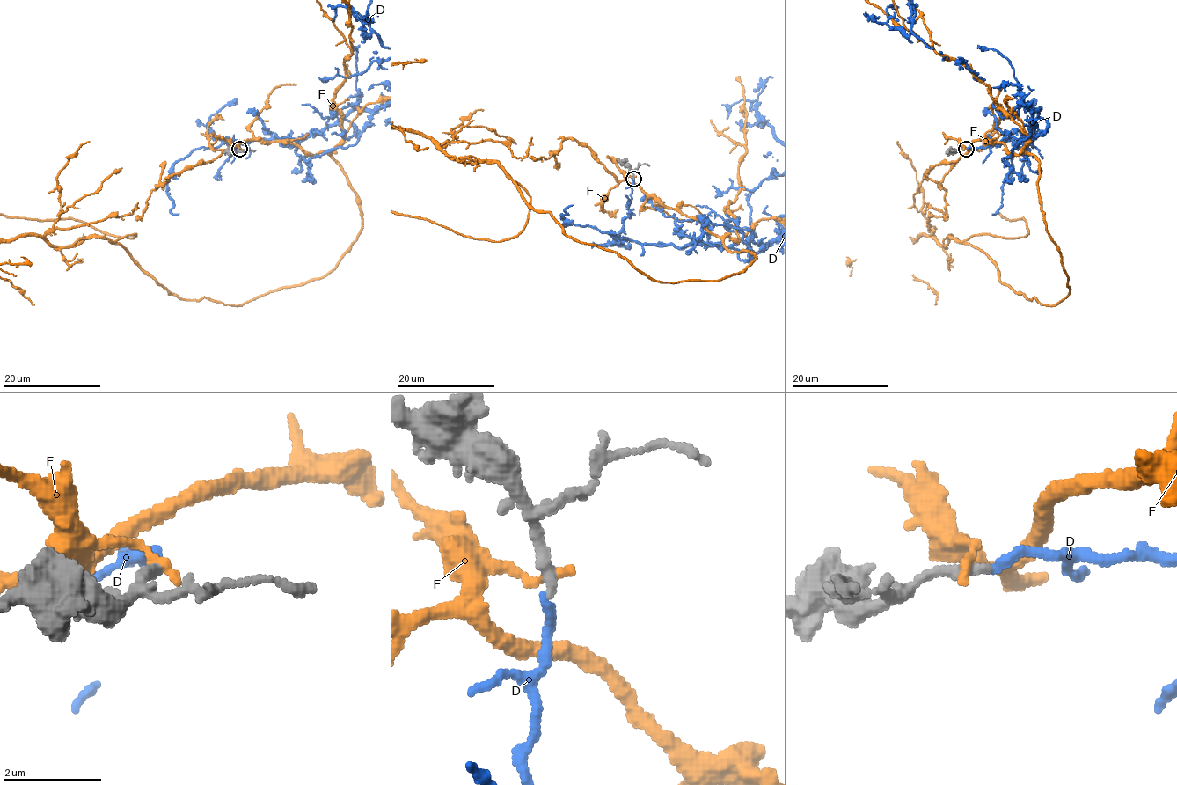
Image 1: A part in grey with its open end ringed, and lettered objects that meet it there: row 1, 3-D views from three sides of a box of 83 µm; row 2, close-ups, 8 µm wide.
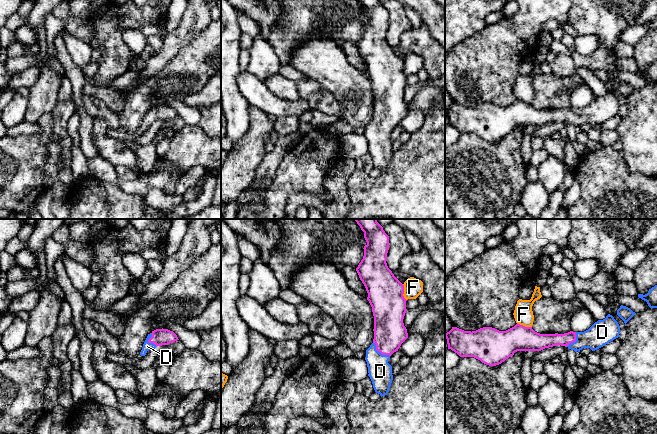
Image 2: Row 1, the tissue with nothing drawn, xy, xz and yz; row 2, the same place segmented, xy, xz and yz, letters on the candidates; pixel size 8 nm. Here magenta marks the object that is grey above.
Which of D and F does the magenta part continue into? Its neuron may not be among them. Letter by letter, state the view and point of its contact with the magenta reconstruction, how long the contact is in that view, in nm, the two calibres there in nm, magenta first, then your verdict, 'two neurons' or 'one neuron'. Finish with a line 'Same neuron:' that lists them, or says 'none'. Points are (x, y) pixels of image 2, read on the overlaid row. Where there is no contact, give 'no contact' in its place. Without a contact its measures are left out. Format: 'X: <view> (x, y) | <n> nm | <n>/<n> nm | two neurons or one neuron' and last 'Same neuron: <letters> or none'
D: xz (379, 351) | 180 nm | 260/190 nm | one neuron
F: xz (403, 292) | 140 nm | 280/150 nm | two neurons
Same neuron: D

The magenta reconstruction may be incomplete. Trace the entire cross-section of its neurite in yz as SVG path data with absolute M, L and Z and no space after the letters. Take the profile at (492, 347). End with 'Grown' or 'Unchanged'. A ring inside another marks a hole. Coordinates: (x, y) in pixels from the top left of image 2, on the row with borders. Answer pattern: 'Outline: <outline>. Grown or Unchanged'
Outline: M608 314L605 319L598 320L584 332L540 334L532 327L517 323L506 331L483 327L471 332L452 327L445 338L448 349L460 357L474 357L486 365L496 366L517 351L541 351L558 345L575 352L580 352L583 348L595 351L618 338L619 334L618 322Z. Grown

